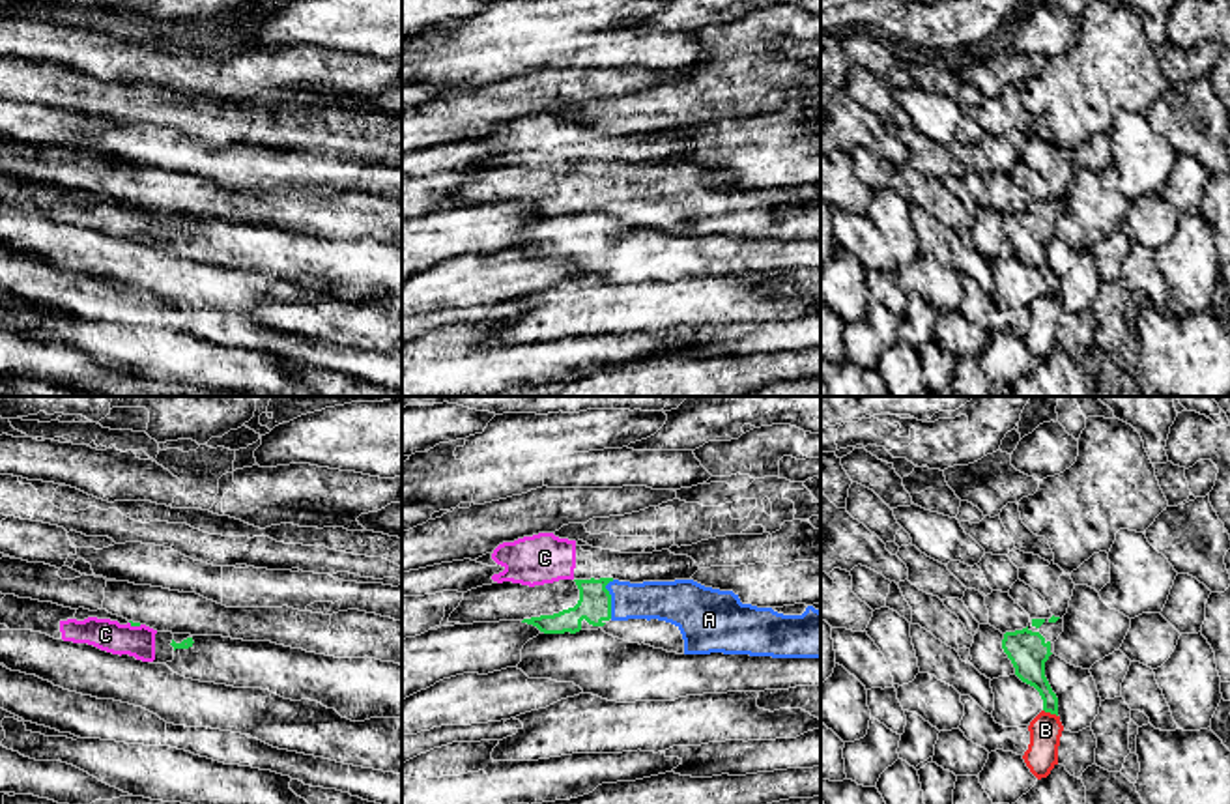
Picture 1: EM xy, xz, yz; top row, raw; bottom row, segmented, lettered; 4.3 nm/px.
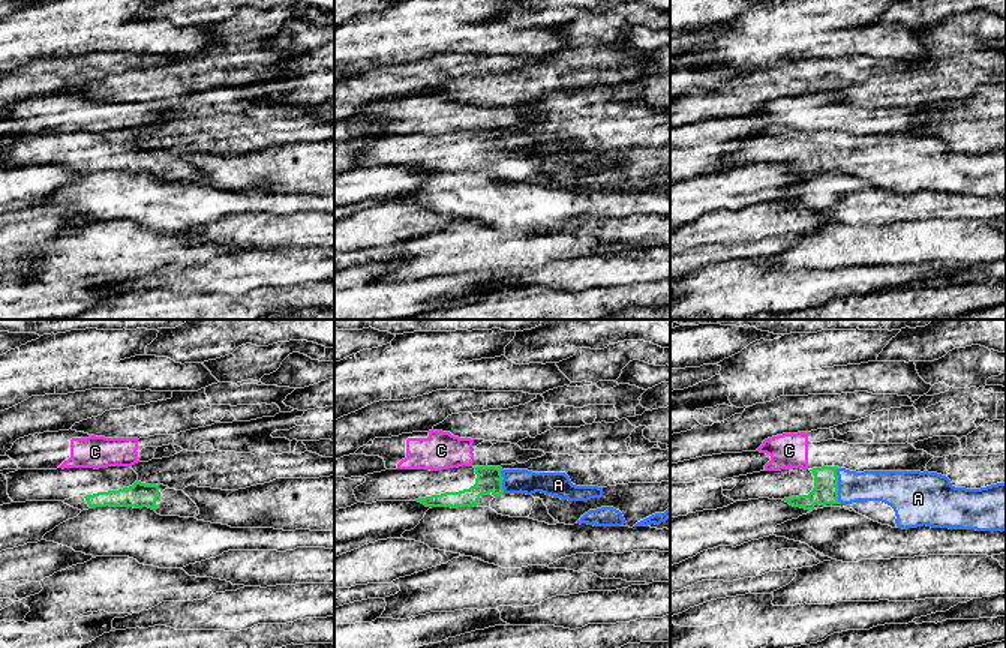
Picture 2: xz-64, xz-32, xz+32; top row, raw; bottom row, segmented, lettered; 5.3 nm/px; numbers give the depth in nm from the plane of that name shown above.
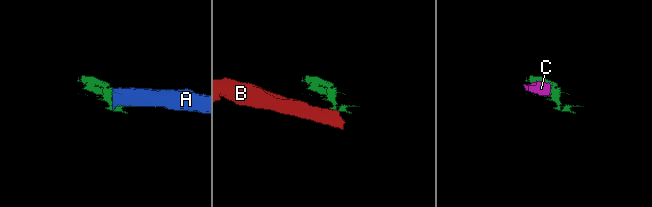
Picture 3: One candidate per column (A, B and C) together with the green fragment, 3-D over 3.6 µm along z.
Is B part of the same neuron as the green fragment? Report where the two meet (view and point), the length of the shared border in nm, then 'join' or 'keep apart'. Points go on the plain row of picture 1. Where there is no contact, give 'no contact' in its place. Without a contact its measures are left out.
meets green in yz at (1051, 294); contact 70 nm long; keep apart

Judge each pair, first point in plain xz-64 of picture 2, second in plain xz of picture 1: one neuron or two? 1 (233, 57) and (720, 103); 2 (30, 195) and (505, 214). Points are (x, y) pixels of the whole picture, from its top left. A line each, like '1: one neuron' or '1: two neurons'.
1: one neuron
2: one neuron

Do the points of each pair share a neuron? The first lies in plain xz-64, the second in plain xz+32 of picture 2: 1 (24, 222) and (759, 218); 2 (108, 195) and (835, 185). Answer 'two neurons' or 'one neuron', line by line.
1: one neuron
2: one neuron

